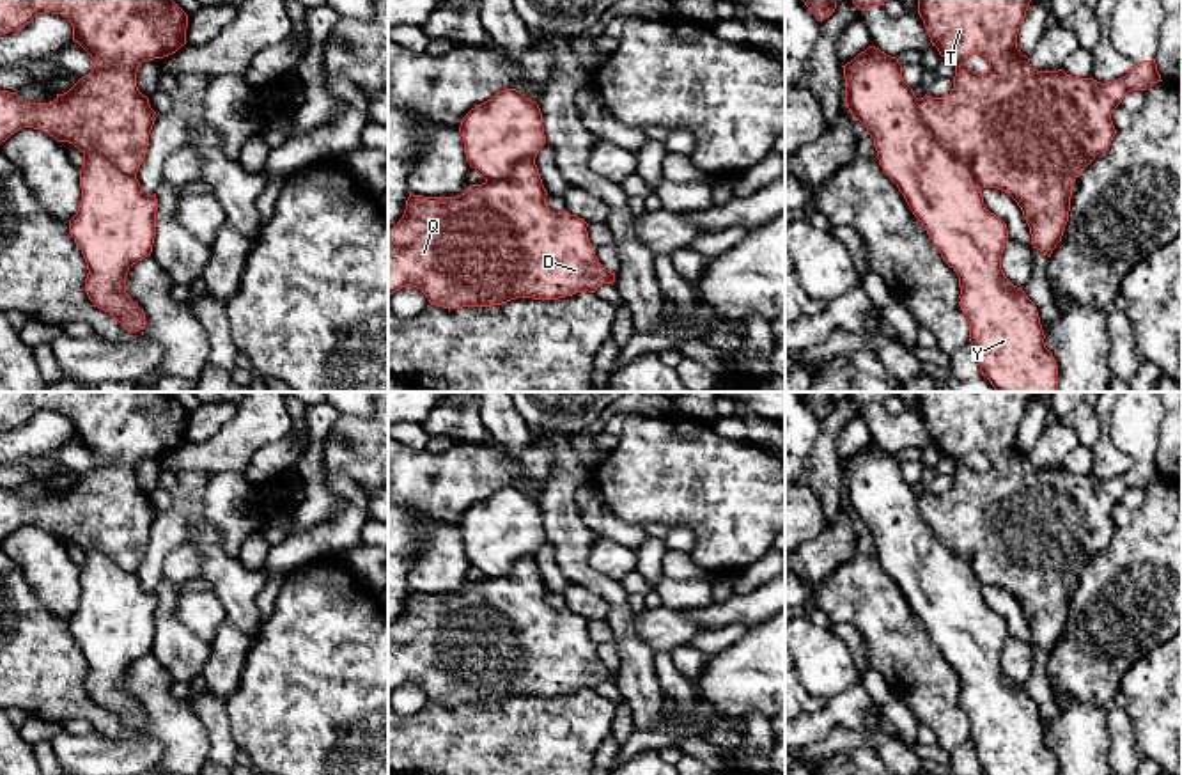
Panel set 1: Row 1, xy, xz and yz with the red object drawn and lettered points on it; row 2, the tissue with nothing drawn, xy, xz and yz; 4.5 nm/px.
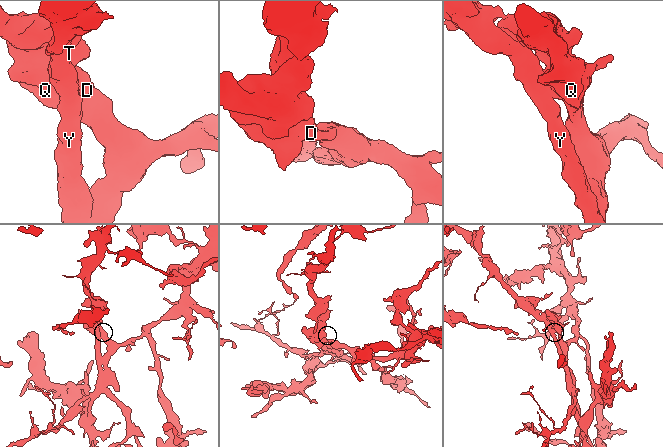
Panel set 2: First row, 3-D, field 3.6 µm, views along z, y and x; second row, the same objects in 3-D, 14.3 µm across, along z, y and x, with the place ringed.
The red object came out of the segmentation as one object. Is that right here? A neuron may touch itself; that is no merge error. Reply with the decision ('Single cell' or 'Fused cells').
Single cell

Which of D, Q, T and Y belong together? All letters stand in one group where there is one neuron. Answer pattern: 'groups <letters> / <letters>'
groups D Q T Y

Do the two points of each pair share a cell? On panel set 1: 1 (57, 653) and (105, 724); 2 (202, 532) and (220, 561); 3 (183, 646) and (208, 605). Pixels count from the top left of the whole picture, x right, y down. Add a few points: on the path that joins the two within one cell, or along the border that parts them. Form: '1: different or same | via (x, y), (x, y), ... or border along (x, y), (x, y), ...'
1: same | via (57, 671), (57, 678), (87, 708)
2: same | via (208, 540), (213, 554)
3: different | border along (178, 593), (176, 618), (209, 644)

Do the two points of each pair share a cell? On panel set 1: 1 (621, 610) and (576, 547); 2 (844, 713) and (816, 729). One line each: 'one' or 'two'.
1: one
2: one

